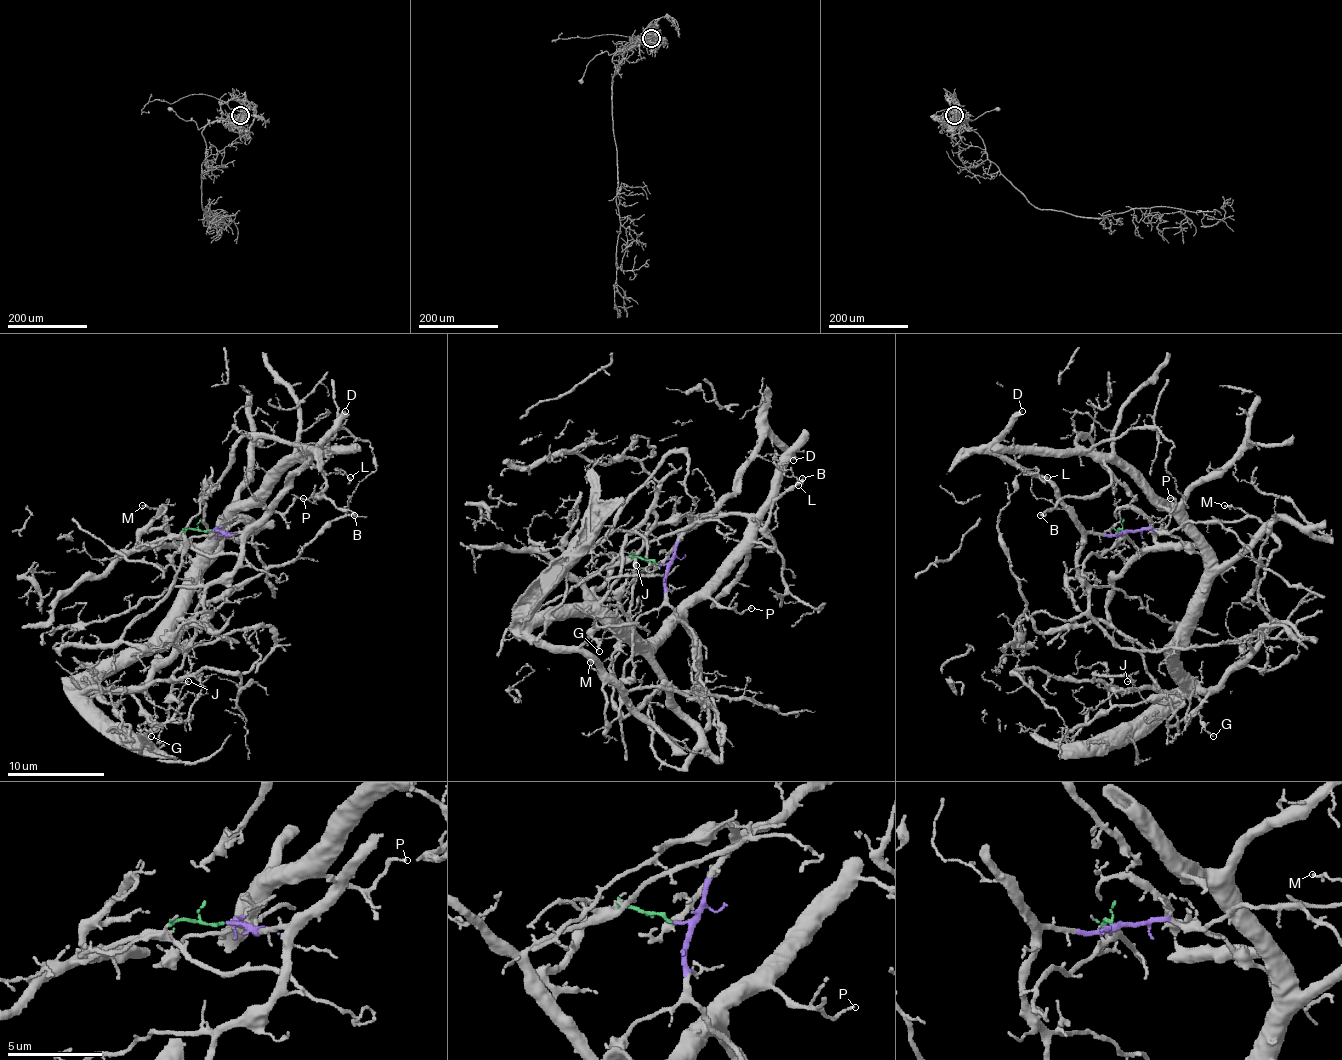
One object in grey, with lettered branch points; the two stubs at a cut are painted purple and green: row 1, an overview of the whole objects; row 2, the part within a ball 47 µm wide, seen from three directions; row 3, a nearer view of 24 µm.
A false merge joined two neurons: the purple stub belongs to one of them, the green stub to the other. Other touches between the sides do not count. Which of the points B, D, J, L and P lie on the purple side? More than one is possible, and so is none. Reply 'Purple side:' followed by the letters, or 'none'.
Purple side: D, J, L

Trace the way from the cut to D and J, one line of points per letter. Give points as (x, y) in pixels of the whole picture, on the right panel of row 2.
D: (1127, 530), (1117, 535), (1088, 533), (1042, 477), (1022, 472), (993, 448), (993, 440), (1022, 411)
J: (1127, 530), (1088, 533), (1078, 564), (1090, 615), (1141, 656), (1161, 693), (1144, 698), (1127, 681)

